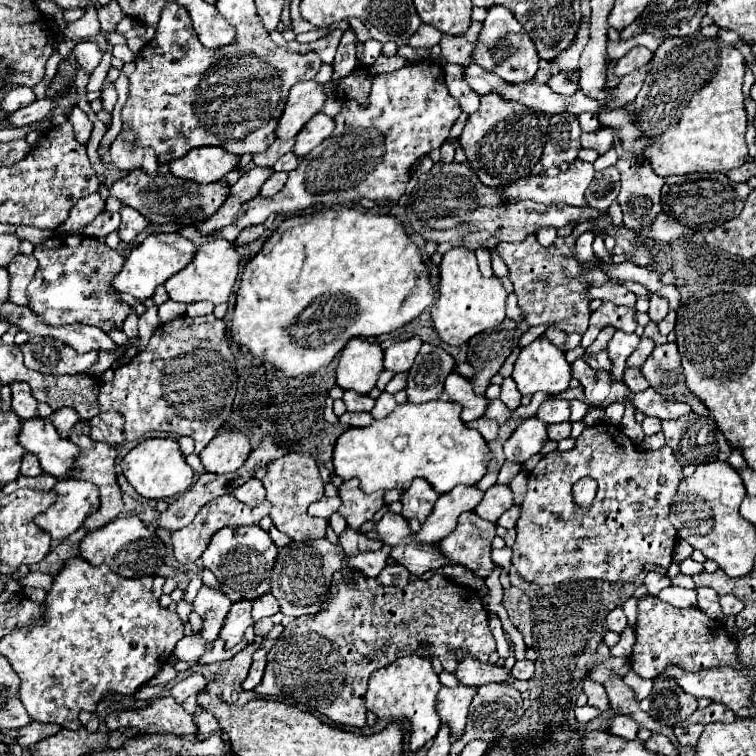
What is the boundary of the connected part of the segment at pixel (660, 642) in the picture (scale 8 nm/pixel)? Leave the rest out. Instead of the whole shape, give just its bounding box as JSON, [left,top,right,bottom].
[631,595,737,679]

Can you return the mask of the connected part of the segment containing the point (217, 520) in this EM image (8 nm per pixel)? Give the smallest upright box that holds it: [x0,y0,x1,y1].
[171,495,271,563]

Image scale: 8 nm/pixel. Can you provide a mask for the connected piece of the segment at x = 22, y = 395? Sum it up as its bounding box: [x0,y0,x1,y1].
[11,381,37,419]

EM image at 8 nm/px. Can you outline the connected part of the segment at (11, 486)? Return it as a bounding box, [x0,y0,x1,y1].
[1,473,57,493]

